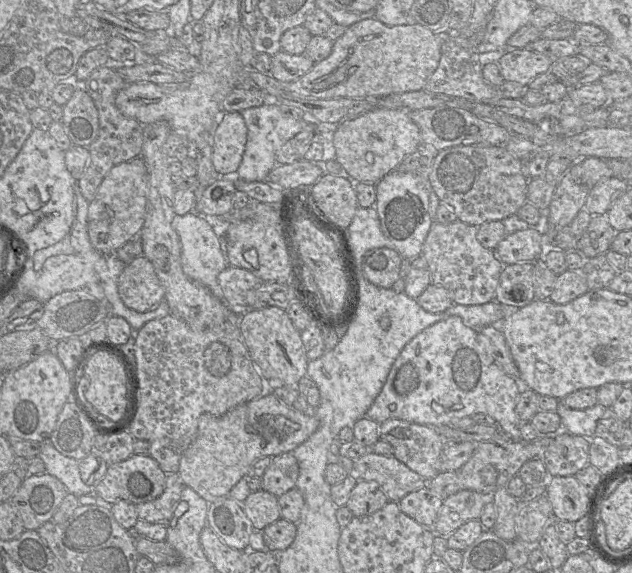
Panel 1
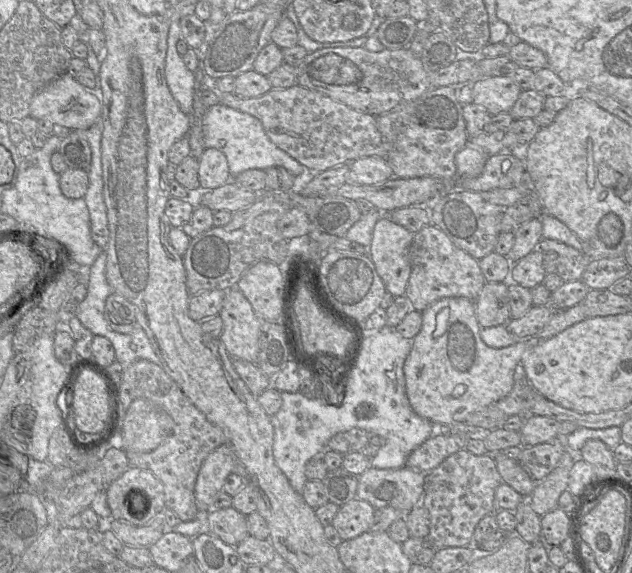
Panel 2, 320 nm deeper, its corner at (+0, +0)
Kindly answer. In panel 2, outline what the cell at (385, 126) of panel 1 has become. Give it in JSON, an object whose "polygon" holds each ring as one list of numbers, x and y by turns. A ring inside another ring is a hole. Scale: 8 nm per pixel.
{"polygon":[[381,156,360,158,350,163,348,182,353,185,374,185,394,176,387,159]]}

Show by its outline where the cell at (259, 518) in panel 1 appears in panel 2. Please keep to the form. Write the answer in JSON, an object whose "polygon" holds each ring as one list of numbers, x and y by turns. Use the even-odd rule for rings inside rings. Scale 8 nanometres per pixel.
{"polygon":[[233,507,208,512,205,530,212,532,231,546,238,545,249,536,247,516]]}

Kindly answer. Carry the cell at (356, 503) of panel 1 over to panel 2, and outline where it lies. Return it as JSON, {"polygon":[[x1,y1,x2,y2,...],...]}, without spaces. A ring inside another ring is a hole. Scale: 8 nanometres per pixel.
{"polygon":[[356,497,340,507,332,525,343,541,356,538,370,530,375,510,369,502]]}

